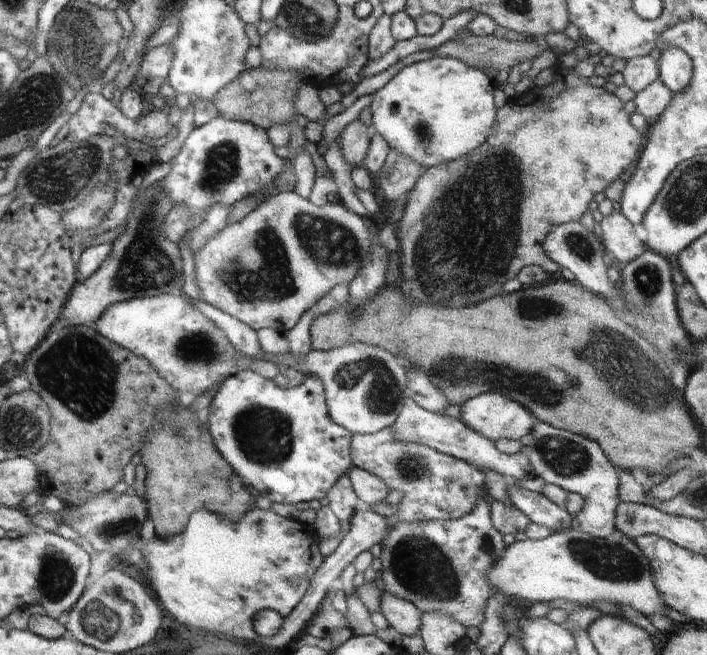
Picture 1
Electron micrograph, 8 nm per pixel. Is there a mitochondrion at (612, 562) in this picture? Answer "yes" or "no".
yes

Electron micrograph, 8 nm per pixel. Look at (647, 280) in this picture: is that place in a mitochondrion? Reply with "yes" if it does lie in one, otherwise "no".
yes

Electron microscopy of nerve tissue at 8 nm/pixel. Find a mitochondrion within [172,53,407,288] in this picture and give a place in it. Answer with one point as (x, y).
(220, 167)

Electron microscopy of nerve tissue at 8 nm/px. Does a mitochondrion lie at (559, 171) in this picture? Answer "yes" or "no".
no

